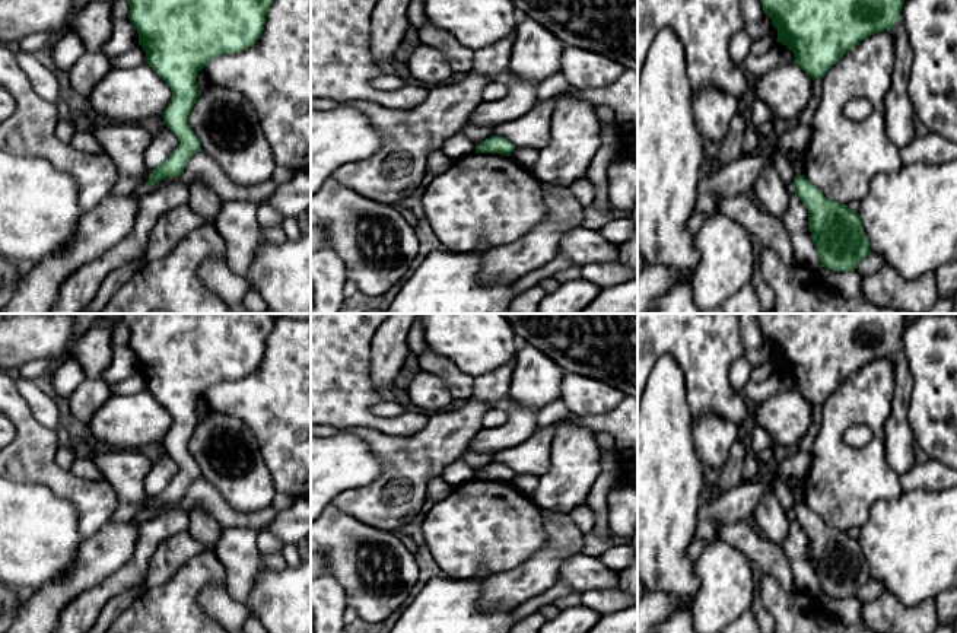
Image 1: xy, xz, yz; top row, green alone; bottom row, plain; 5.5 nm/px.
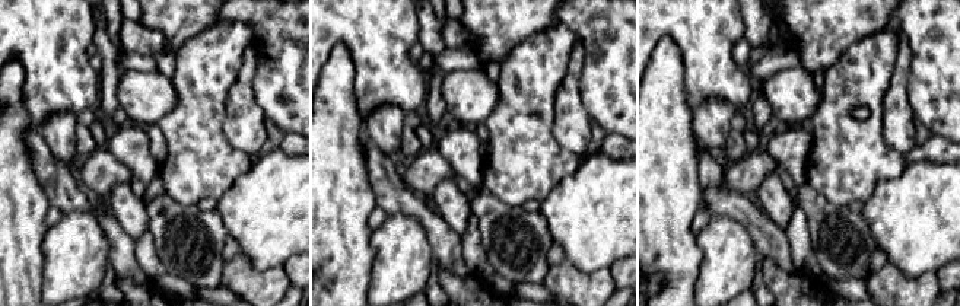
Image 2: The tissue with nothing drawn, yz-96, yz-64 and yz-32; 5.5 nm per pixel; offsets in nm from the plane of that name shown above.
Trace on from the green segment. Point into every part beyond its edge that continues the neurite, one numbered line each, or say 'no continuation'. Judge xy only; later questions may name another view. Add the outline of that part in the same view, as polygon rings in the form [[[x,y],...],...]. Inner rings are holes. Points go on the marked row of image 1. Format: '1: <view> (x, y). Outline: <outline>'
no continuation

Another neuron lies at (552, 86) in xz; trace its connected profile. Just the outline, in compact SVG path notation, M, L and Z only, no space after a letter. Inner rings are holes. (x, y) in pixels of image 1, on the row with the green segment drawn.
M562 71L544 79L538 83L537 102L532 108L537 108L540 104L556 98L566 88L569 88L569 83Z

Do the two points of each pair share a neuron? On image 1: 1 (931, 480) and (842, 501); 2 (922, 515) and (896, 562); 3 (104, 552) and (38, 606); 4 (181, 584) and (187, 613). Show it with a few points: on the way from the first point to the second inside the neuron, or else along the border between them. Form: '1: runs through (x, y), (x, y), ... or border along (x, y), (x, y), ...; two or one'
1: border along (899, 476), (903, 490); two
2: runs through (922, 527), (922, 536), (908, 550); one
3: runs through (88, 568), (54, 597); one
4: runs through (181, 591), (181, 606); one

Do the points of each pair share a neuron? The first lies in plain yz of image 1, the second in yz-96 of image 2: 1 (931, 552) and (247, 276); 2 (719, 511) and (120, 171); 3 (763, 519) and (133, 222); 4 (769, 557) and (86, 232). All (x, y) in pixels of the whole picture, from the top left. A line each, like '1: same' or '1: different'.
1: different
2: same
3: same
4: different

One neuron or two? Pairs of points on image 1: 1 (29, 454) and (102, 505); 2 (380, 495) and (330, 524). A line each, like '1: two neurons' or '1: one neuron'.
1: one neuron
2: two neurons

